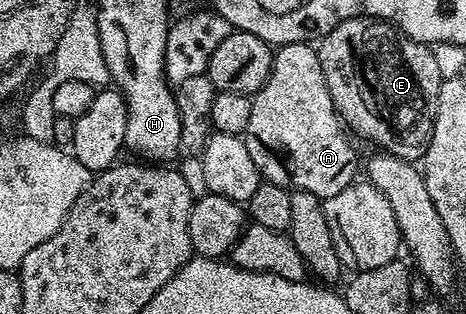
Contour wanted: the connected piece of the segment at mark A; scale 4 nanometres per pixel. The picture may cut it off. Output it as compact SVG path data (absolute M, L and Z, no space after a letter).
M311 43L281 44L275 49L272 58L272 69L266 82L252 96L250 110L250 126L242 139L250 150L250 158L254 158L254 166L258 166L261 177L272 182L276 177L276 156L284 160L284 168L292 179L291 187L309 191L321 198L327 198L346 190L357 179L356 148L348 141L349 133L340 119L330 90L326 86L326 78L322 74L320 53Z

